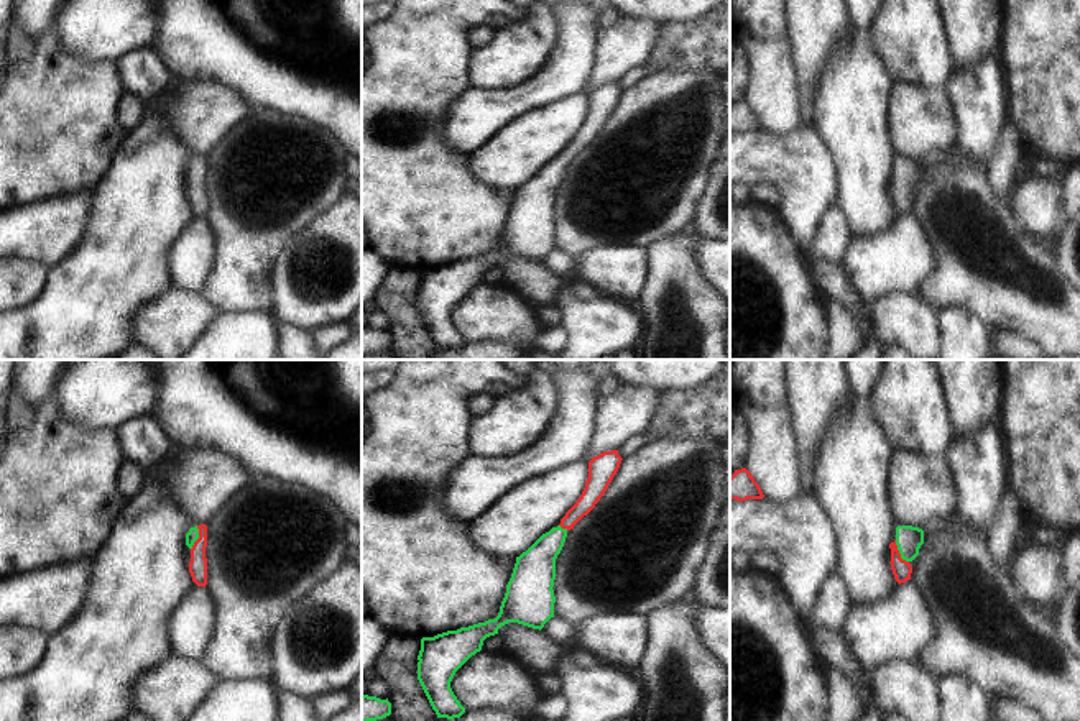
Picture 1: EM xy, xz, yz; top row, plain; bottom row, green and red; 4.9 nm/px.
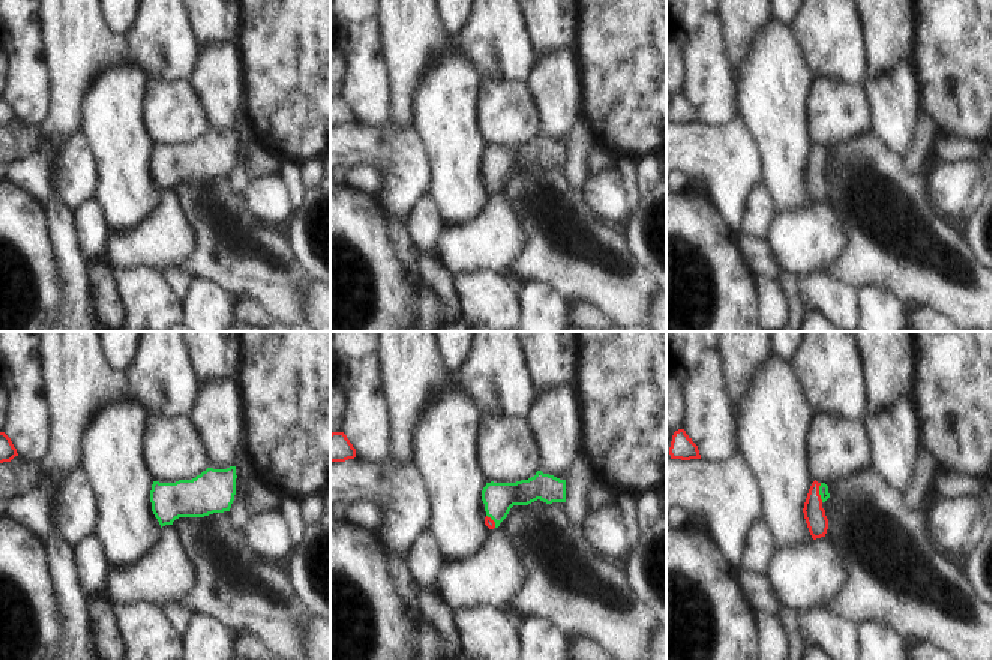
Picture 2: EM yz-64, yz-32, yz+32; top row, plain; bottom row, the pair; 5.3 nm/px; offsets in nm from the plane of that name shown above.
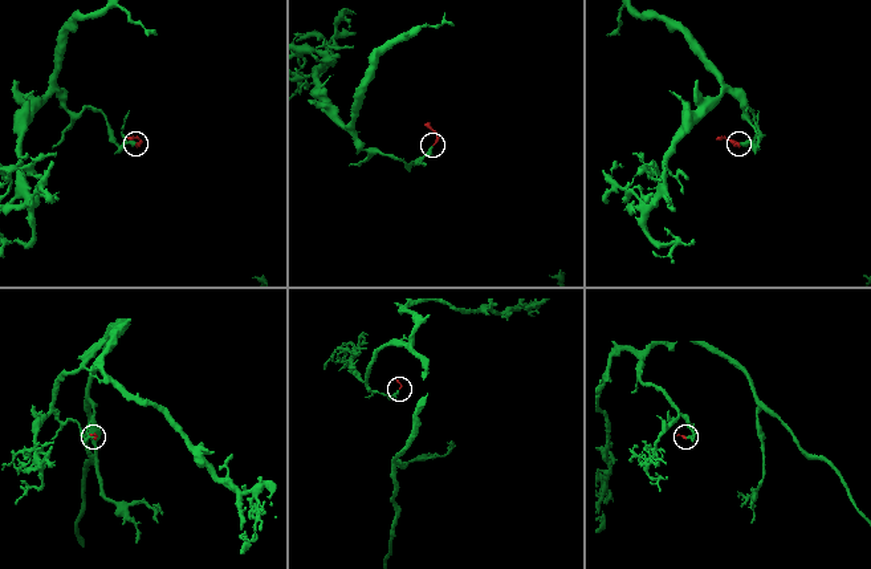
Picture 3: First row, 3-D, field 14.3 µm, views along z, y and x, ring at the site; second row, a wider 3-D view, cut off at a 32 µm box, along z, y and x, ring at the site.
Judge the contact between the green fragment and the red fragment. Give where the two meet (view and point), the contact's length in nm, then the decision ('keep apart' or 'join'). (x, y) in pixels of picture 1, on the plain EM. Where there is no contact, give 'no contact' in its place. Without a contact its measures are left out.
contact yz (900, 184); length 130 nm; join

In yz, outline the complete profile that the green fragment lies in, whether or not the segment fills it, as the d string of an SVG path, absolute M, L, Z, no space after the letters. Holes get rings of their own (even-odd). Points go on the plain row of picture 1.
M898 158L896 172L889 176L891 181L891 202L896 214L906 215L911 212L911 194L919 187L924 176L924 163L912 158Z

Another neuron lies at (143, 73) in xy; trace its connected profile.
M153 46L133 49L118 57L115 64L123 90L145 105L158 99L174 79L159 51Z

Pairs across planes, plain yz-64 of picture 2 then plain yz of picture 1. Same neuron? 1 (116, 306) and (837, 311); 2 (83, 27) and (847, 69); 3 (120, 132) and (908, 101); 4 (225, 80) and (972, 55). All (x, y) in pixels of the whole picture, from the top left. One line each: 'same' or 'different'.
1: different
2: different
3: different
4: different

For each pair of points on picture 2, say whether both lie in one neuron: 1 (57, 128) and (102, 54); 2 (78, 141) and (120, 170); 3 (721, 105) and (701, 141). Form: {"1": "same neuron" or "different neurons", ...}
{"1": "same neuron", "2": "different neurons", "3": "different neurons"}

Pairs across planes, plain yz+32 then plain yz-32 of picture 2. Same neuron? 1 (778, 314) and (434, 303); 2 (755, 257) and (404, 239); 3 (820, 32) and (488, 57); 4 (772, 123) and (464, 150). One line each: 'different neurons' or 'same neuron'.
1: same neuron
2: different neurons
3: same neuron
4: same neuron

